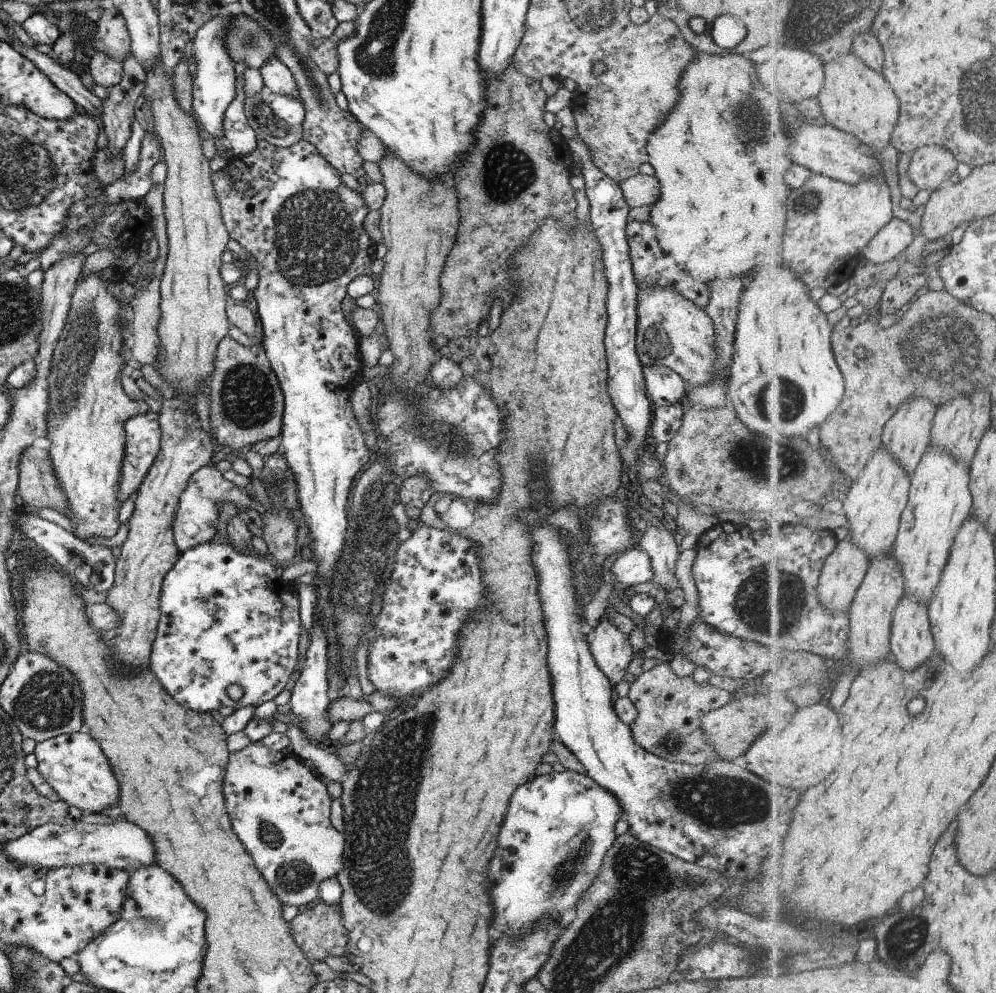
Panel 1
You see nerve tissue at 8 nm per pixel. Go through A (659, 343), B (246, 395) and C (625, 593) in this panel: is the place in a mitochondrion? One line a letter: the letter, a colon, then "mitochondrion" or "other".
A: mitochondrion
B: mitochondrion
C: other

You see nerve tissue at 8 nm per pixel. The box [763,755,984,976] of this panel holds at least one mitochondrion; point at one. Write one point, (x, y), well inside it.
(905, 941)

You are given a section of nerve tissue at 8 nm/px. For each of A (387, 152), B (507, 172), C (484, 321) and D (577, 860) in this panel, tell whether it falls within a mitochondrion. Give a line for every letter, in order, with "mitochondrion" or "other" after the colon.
A: other
B: mitochondrion
C: other
D: mitochondrion

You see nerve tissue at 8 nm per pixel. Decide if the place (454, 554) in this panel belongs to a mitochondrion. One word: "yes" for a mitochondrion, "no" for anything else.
no

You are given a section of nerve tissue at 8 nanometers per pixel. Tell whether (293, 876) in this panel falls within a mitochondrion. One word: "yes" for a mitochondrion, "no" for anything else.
yes

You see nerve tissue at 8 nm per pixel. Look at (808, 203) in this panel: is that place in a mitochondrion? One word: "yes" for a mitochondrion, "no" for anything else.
yes

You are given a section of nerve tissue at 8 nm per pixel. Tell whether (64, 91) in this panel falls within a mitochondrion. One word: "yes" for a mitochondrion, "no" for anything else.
no

